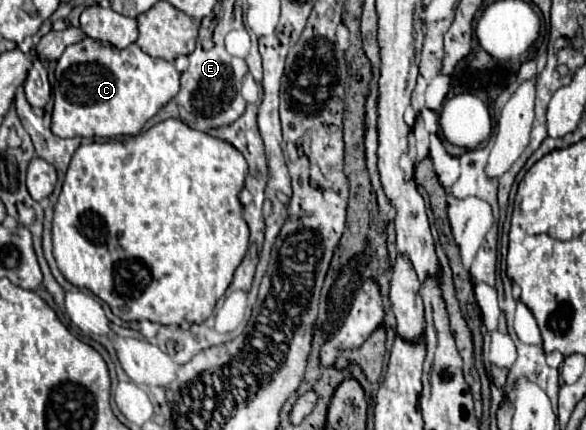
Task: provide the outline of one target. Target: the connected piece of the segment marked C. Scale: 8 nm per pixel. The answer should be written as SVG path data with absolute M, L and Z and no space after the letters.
M94 38L68 46L56 66L52 132L58 138L134 136L180 90L180 74L168 60L152 58L136 44L118 50Z

